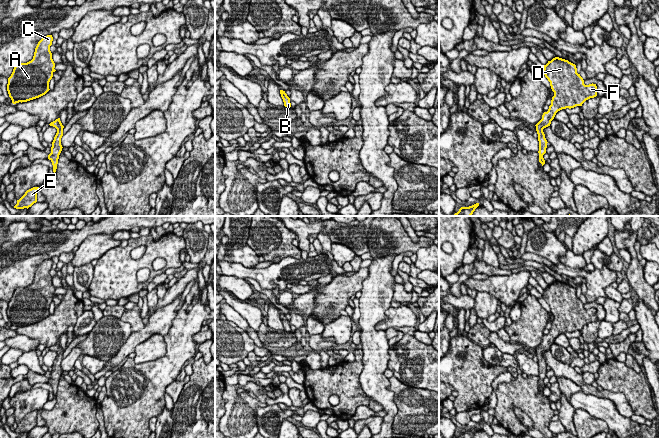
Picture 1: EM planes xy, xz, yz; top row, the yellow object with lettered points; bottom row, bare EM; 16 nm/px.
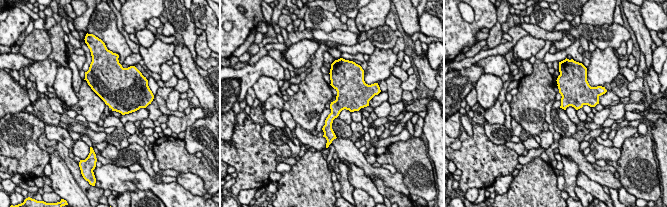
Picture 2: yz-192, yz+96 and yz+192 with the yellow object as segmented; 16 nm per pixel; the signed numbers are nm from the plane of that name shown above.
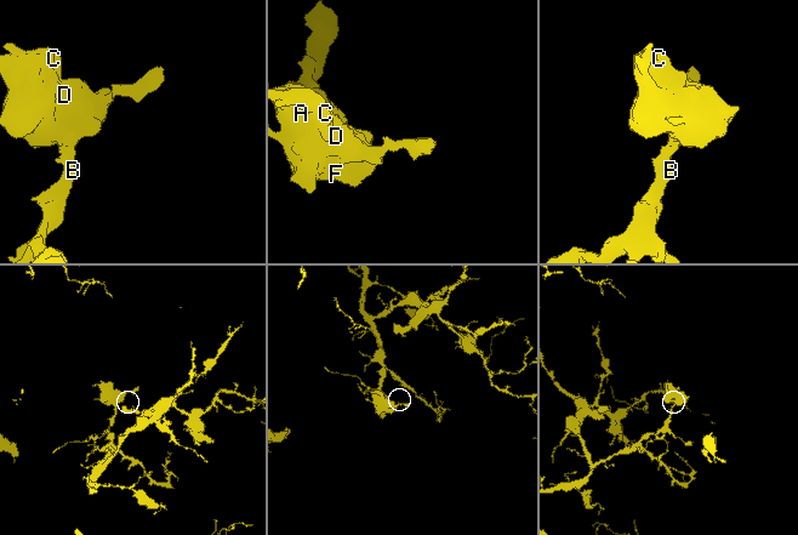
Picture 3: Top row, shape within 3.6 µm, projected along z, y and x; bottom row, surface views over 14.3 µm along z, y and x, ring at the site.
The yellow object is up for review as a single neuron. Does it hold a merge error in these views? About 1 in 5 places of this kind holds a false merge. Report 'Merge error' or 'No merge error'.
No merge error

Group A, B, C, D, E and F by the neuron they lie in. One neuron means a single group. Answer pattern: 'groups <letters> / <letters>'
groups A B C D E F

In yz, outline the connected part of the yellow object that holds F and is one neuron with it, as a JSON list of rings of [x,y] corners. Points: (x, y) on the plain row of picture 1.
[[[559,281],[548,285],[542,295],[554,316],[548,335],[543,337],[542,343],[535,349],[539,365],[539,386],[543,390],[543,379],[548,367],[543,353],[550,350],[558,335],[582,330],[586,324],[596,321],[597,310],[593,307],[585,309],[583,302],[577,297],[576,289]]]

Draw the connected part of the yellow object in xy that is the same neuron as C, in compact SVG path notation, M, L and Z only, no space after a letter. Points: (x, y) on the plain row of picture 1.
M52 259L43 261L37 268L33 283L16 288L8 302L7 315L13 328L27 326L45 319L56 295L50 270Z

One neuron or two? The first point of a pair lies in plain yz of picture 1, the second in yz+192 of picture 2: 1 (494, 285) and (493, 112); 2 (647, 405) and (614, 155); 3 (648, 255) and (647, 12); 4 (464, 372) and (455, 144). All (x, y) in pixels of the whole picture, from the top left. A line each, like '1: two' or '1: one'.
1: two
2: two
3: one
4: two

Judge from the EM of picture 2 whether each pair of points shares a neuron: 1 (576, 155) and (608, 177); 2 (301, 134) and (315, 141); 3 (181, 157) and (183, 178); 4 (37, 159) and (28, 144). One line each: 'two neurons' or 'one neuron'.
1: one neuron
2: one neuron
3: two neurons
4: one neuron

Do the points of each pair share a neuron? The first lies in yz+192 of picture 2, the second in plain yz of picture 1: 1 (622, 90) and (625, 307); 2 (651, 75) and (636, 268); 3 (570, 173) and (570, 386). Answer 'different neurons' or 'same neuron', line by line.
1: different neurons
2: same neuron
3: different neurons

